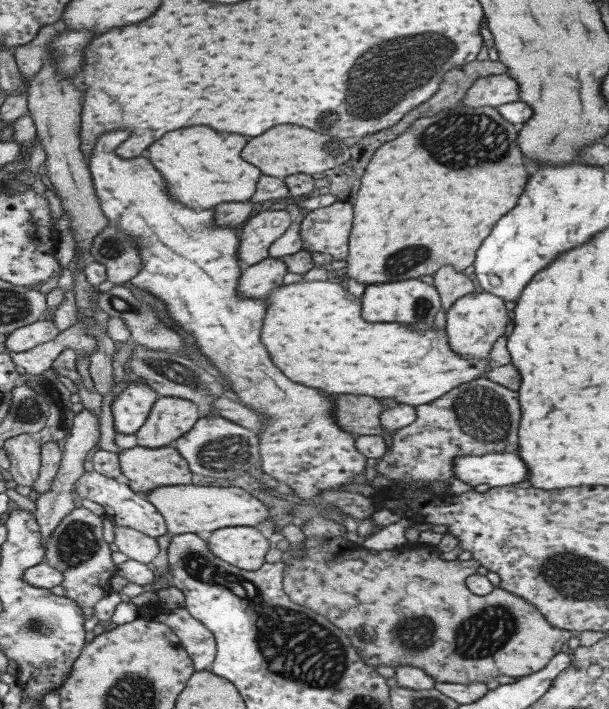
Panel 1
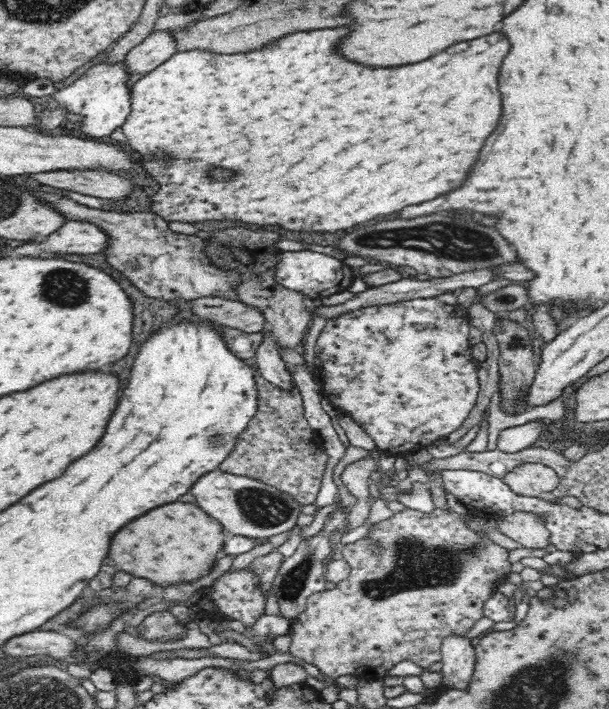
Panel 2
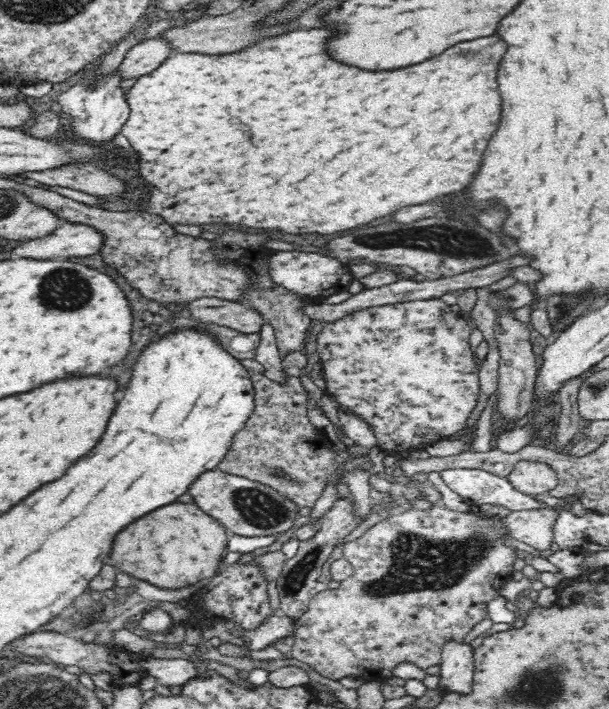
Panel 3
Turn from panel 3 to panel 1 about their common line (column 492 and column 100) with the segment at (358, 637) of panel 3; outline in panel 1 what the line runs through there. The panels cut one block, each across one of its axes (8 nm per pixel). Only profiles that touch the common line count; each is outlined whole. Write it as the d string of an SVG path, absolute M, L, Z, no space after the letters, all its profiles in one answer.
M85 507L75 508L54 528L54 532L45 546L44 562L56 568L64 575L60 584L66 590L66 598L79 604L84 618L93 615L93 606L111 592L109 580L117 572L117 564L112 561L112 550L104 541L104 517L96 517Z

